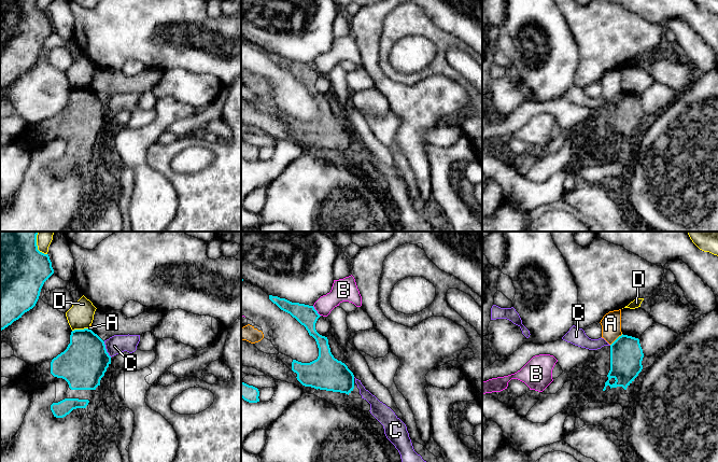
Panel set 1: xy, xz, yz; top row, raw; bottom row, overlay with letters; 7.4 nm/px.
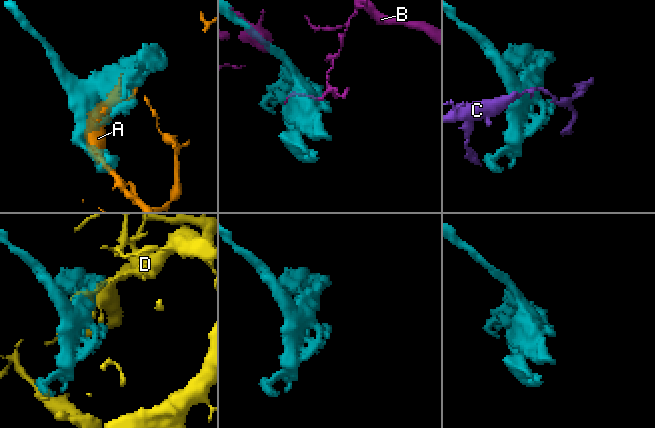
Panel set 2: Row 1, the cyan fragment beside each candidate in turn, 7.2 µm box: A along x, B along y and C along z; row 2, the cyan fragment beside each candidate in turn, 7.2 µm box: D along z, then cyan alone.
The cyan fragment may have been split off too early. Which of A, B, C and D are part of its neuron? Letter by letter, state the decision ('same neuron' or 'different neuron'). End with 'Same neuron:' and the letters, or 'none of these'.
A: different neuron
B: different neuron
C: different neuron
D: different neuron
Same neuron: none of these

